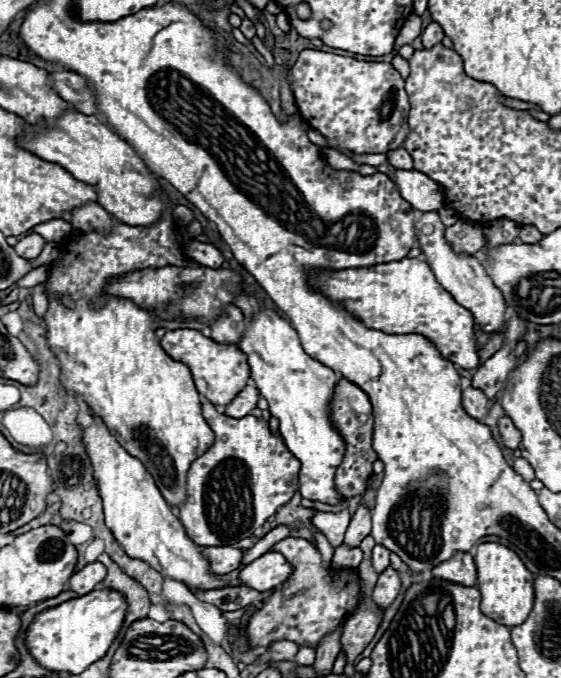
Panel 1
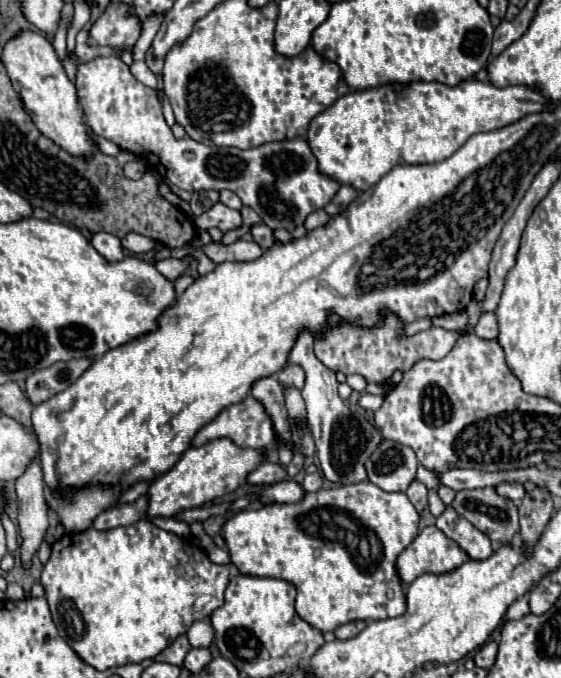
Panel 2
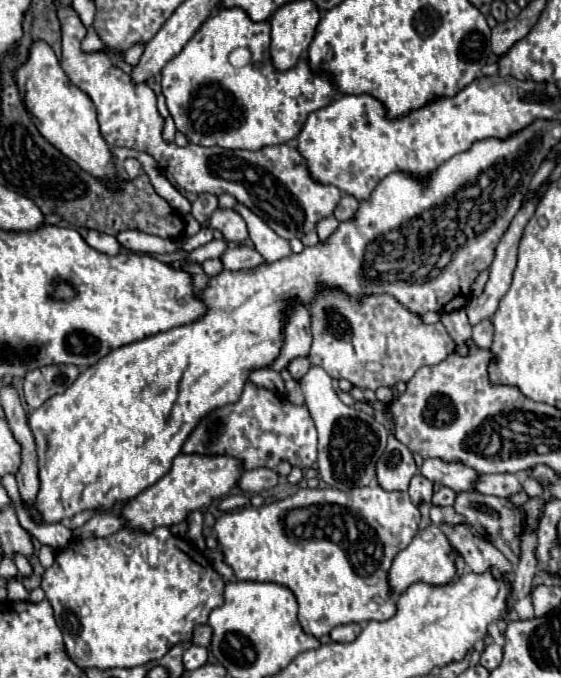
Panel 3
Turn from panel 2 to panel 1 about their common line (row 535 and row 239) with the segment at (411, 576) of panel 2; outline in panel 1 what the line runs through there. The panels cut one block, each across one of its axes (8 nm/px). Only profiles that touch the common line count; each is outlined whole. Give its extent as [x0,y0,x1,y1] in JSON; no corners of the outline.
[416,212,506,334]

